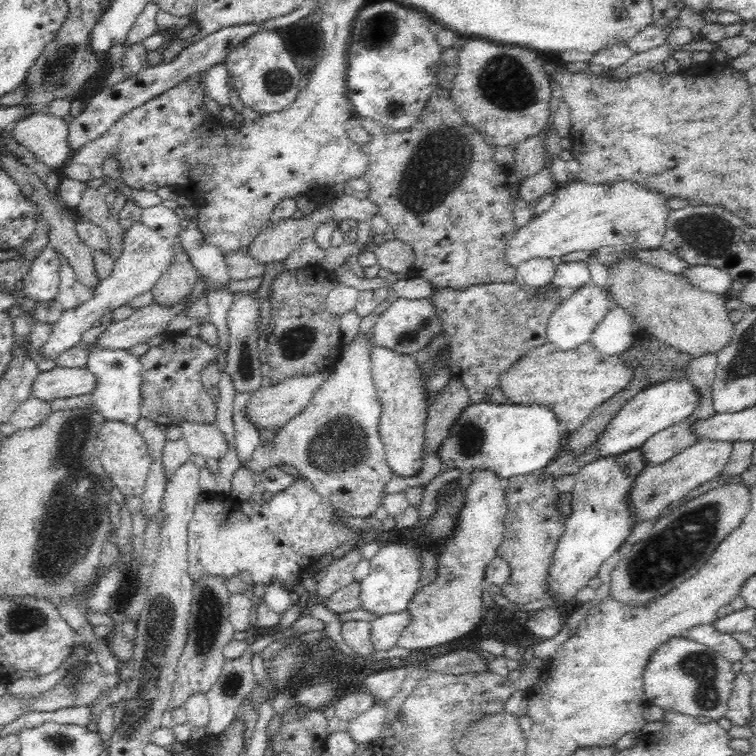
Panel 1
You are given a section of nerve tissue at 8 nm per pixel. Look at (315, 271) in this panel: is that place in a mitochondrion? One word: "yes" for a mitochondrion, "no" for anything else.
no

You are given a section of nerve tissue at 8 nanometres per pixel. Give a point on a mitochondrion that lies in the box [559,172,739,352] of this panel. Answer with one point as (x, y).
(710, 235)

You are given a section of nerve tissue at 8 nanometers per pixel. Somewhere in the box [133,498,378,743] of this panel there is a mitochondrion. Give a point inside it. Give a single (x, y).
(209, 624)

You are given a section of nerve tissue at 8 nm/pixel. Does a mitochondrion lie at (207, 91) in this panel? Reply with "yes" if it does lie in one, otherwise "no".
no

